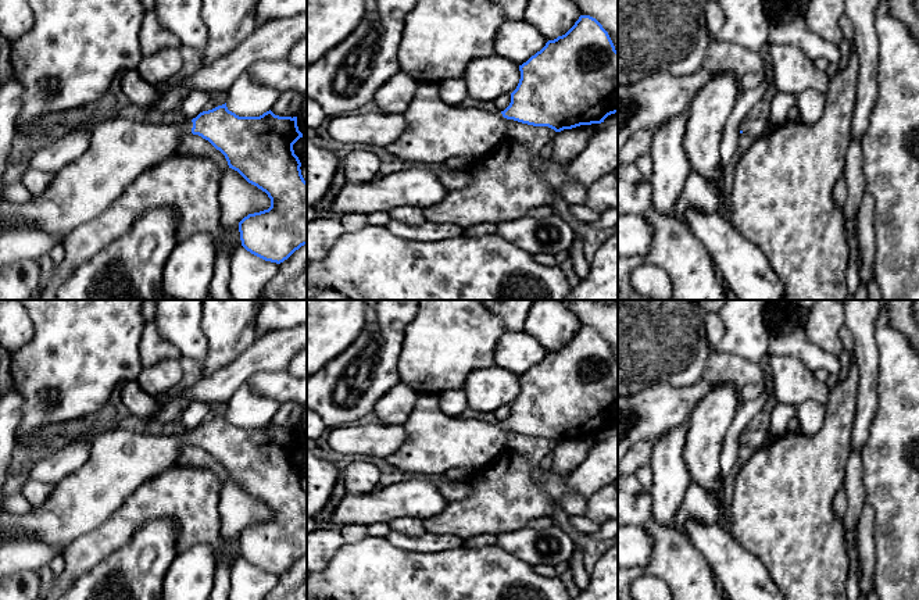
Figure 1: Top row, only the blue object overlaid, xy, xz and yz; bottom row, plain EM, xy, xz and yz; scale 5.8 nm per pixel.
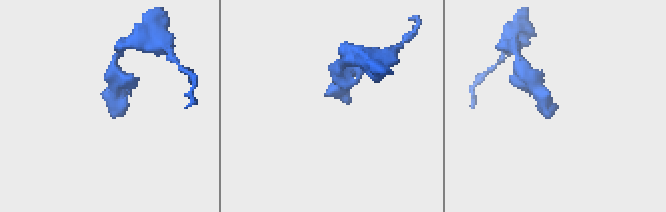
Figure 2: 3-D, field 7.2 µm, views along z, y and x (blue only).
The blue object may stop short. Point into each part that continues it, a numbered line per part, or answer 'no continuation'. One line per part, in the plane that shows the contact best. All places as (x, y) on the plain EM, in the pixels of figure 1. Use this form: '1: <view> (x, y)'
1: xz (436, 442)

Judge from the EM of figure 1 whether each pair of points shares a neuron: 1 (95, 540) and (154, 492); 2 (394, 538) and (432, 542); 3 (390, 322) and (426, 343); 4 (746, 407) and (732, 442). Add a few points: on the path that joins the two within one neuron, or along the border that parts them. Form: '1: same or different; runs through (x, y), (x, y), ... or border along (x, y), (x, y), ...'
1: same; runs through (110, 536), (139, 507)
2: same; runs through (404, 540), (422, 542)
3: different; border along (418, 314), (406, 329), (403, 350), (397, 363)
4: same; runs through (743, 415), (733, 434)

